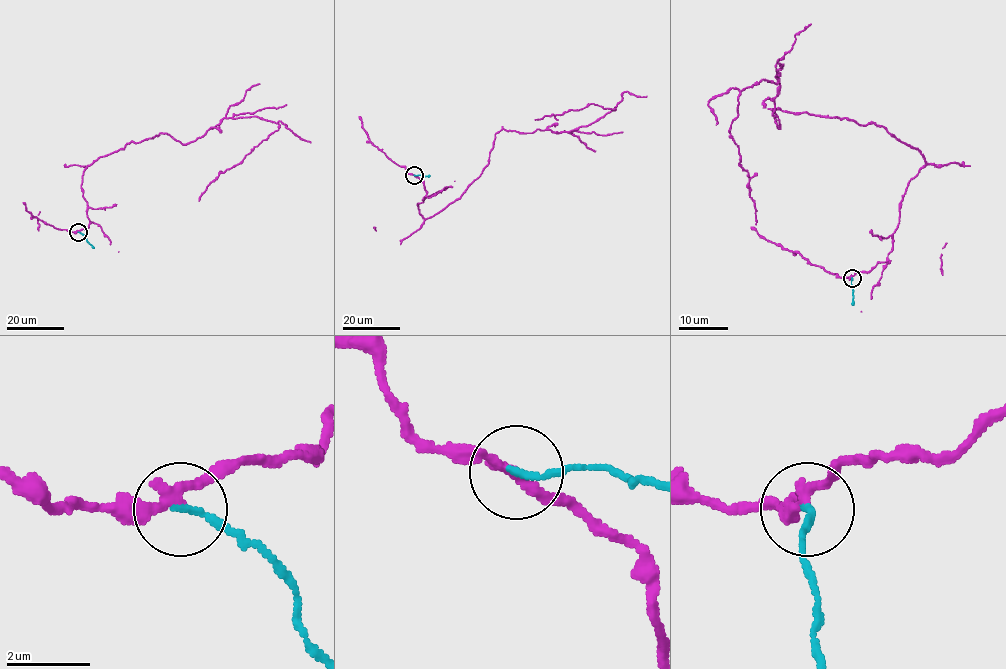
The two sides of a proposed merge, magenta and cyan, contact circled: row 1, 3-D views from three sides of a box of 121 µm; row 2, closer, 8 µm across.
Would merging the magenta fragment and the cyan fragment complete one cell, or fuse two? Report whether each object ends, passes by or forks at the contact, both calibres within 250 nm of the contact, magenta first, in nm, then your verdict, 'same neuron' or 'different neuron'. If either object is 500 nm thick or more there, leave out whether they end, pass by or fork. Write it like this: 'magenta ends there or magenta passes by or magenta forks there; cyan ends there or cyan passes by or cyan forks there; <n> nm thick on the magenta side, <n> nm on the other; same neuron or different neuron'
magenta passes by; cyan ends there; 240 nm thick on the magenta side, 170 nm on the other; different neuron

